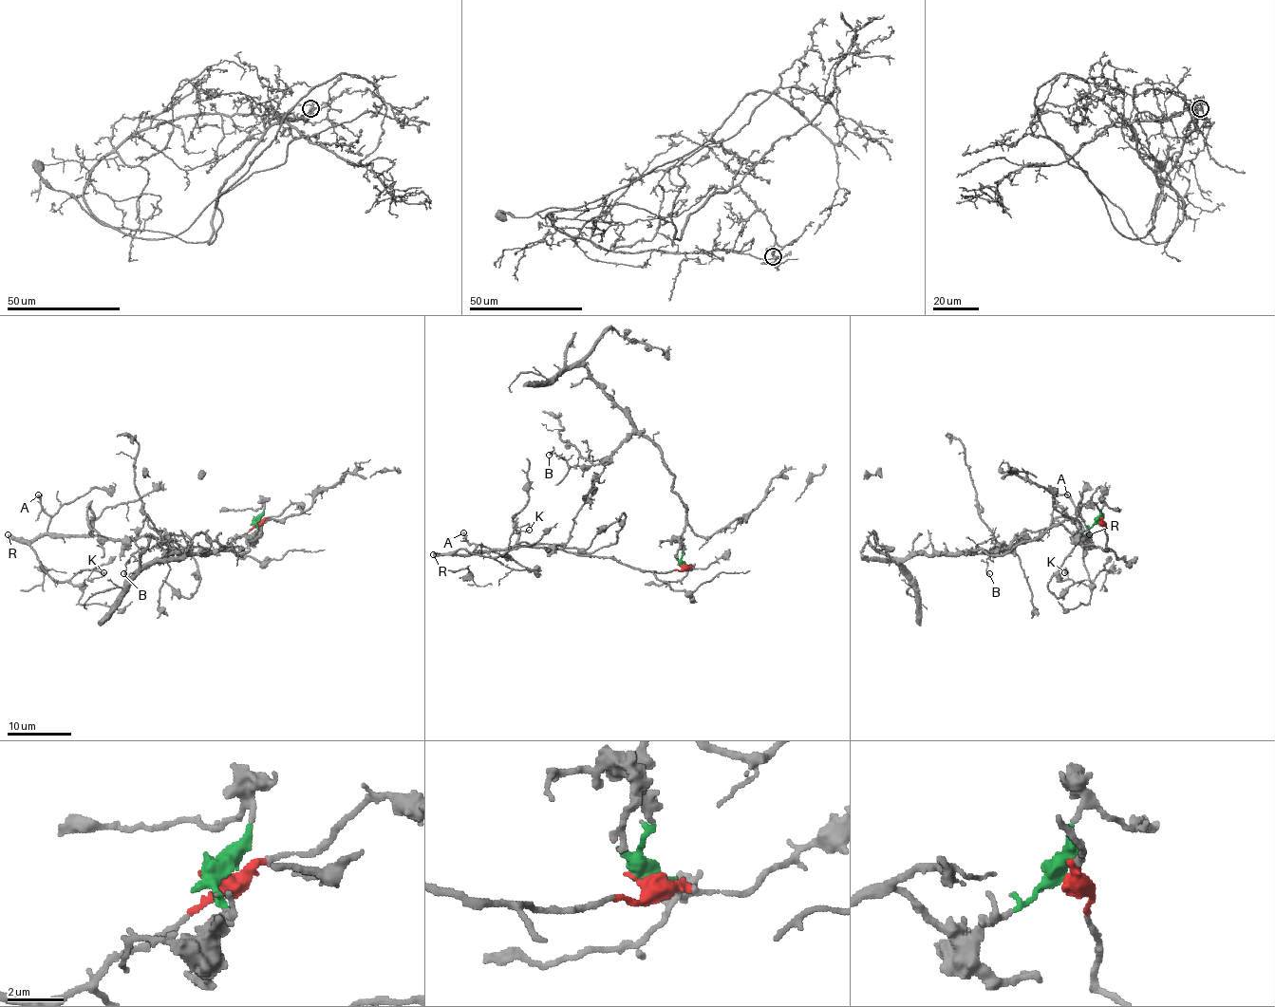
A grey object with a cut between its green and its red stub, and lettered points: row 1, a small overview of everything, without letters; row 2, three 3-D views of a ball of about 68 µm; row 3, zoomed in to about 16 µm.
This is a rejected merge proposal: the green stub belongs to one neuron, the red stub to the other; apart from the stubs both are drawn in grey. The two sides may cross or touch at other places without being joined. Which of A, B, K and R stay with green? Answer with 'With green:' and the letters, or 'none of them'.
With green: B

